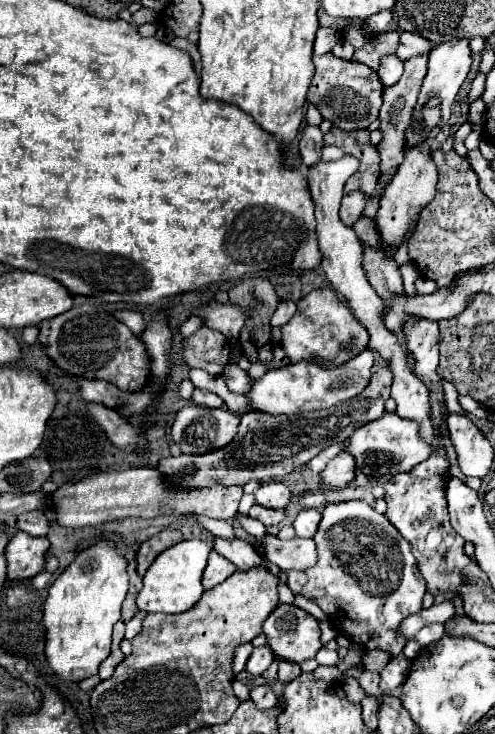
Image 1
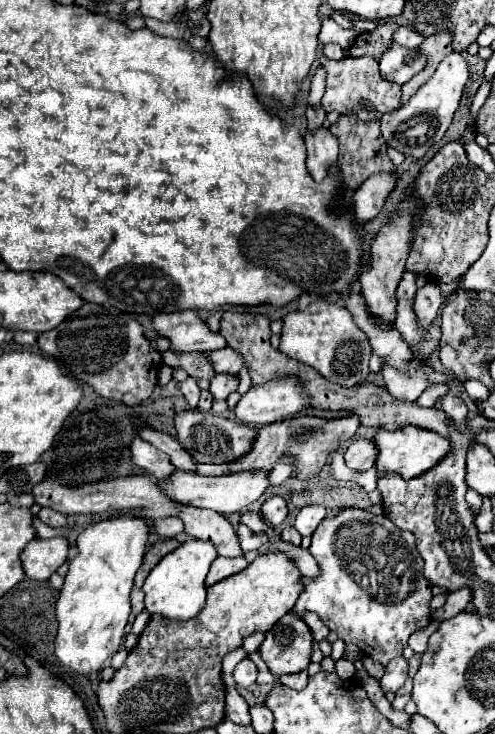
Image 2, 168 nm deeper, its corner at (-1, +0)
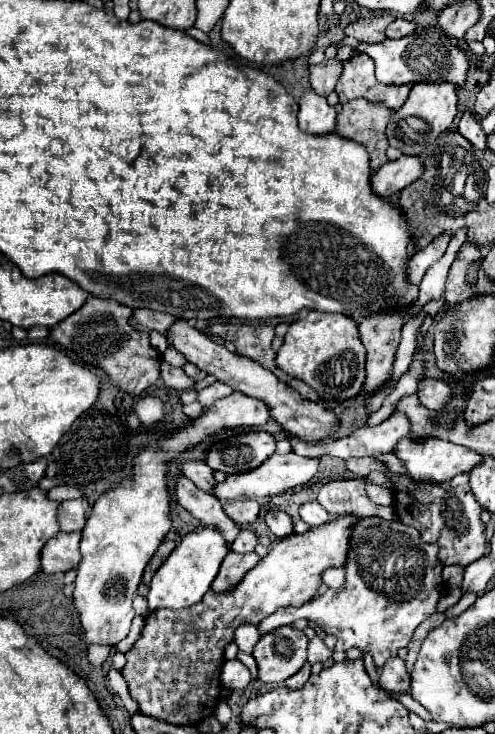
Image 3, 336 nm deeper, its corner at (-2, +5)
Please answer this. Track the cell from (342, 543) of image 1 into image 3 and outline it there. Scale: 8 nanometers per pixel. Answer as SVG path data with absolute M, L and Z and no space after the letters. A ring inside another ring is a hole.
M378 516L360 518L350 532L350 550L344 564L346 582L342 590L328 588L300 608L276 610L258 628L266 634L300 618L314 620L326 634L338 638L334 650L346 652L348 648L358 648L374 658L376 668L382 668L388 658L396 656L398 648L408 646L414 630L436 612L436 602L444 592L440 576L442 564L436 554L438 546L422 542L418 530L412 526Z

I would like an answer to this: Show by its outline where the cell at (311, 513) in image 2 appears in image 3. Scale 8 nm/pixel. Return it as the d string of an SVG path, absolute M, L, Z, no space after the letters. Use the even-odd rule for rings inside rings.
M306 502L300 508L300 518L308 524L308 526L322 526L324 522L330 520L330 514L318 504L318 502Z

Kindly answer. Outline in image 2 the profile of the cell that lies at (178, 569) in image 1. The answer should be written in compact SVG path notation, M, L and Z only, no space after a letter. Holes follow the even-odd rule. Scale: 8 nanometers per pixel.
M189 539L181 543L175 551L165 555L157 567L149 573L143 591L145 591L145 609L153 615L165 615L169 619L191 619L195 617L205 605L205 577L215 561L217 551L213 543Z

